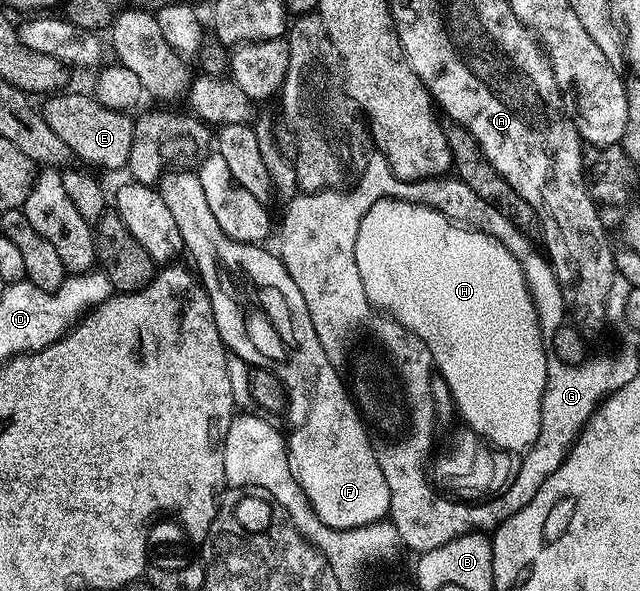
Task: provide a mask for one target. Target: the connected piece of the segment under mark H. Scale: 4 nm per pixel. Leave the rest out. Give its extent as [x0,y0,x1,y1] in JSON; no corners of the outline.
[355,199,549,453]

